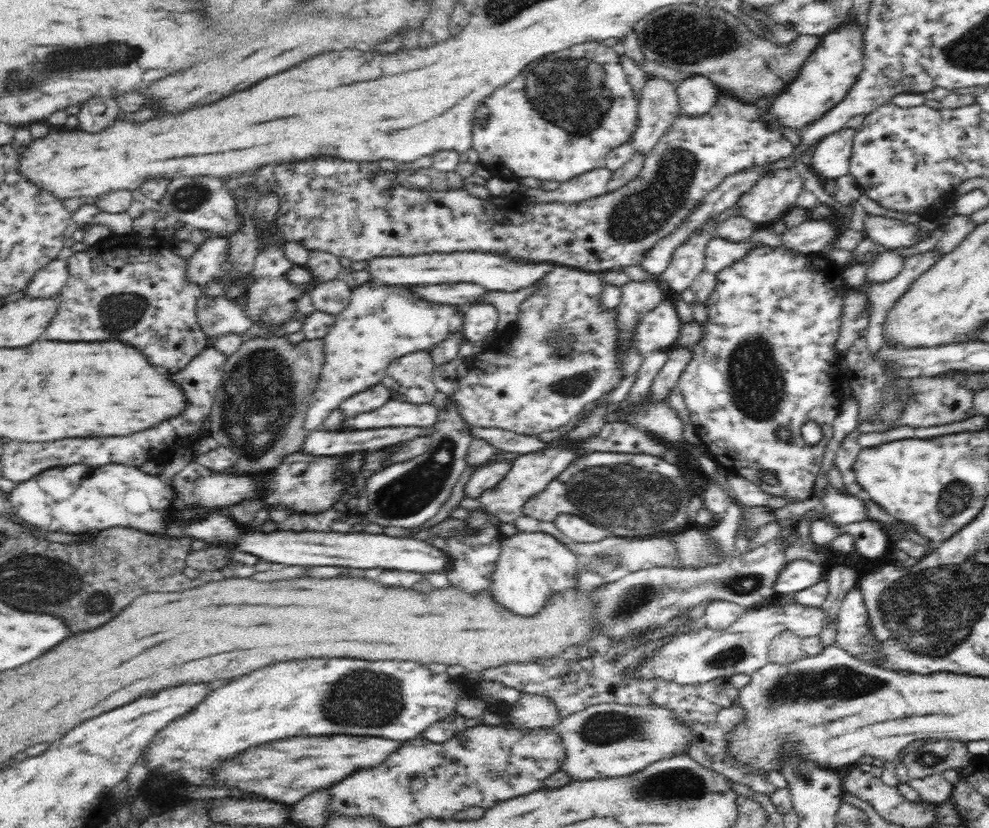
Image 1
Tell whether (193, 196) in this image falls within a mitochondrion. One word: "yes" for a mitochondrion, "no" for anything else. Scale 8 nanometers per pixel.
yes

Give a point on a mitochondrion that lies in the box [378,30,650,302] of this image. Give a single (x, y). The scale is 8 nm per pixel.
(576, 93)

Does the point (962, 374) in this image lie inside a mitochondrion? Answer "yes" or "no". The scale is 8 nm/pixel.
no

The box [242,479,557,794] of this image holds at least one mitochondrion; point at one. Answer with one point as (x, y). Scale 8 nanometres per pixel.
(365, 698)

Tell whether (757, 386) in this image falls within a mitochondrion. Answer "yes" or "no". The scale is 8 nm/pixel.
yes

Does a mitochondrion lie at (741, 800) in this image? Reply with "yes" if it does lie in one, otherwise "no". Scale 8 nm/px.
no

